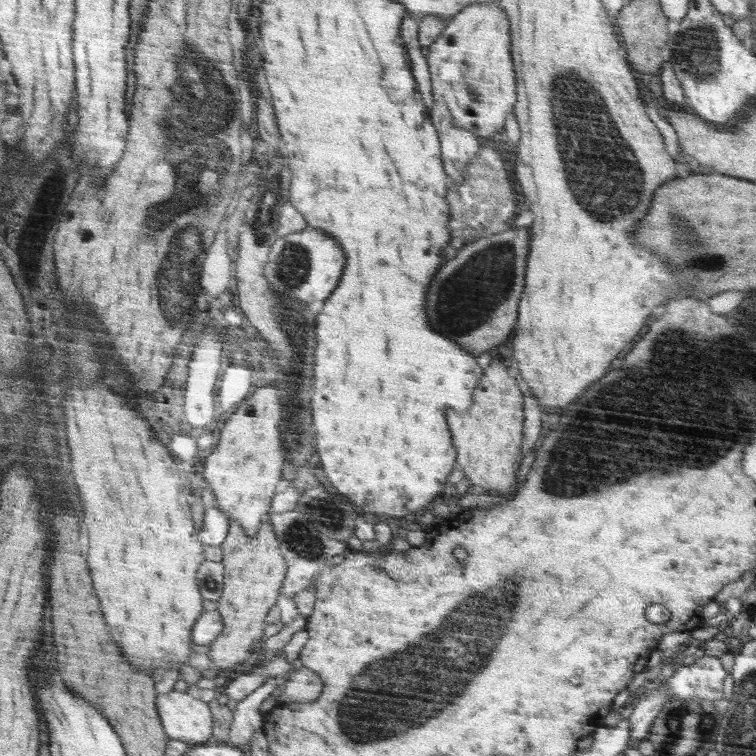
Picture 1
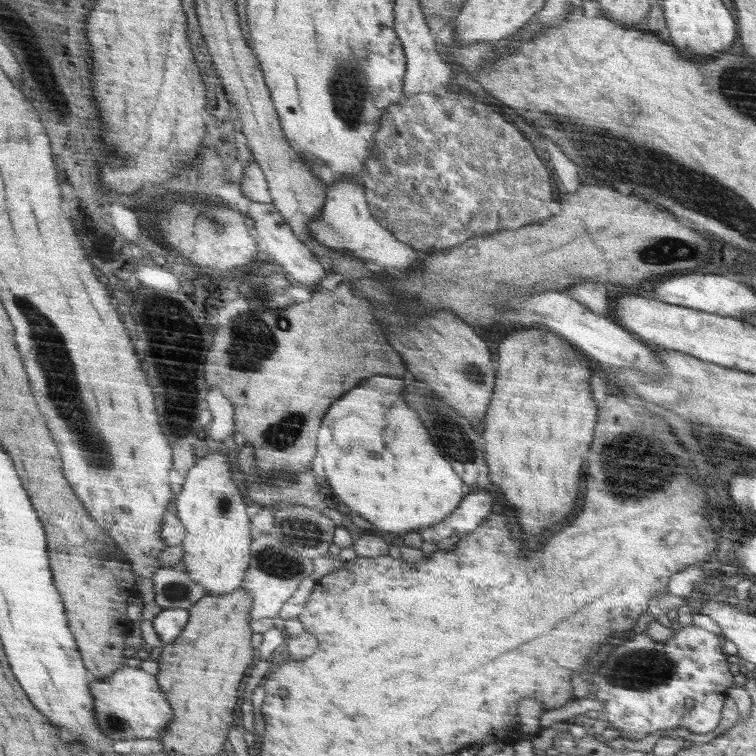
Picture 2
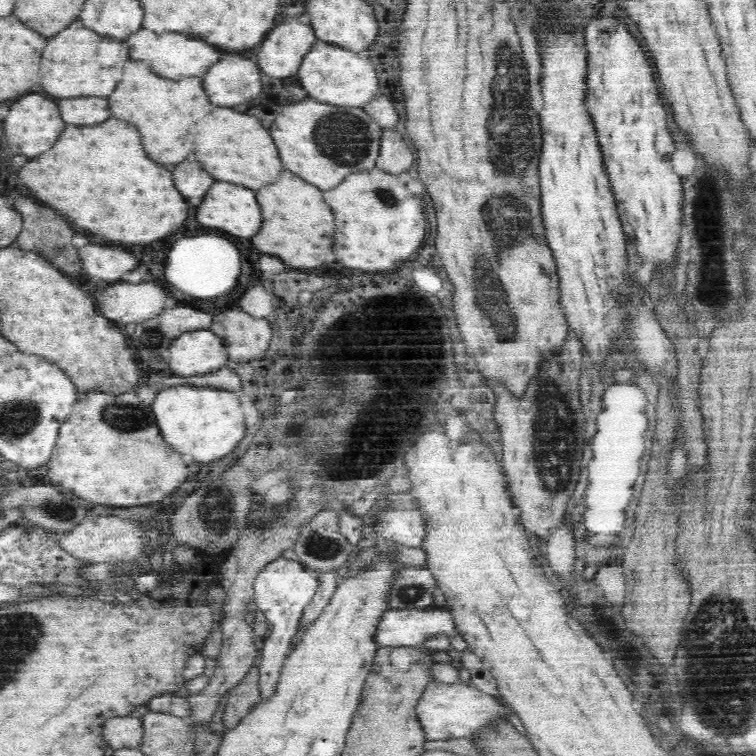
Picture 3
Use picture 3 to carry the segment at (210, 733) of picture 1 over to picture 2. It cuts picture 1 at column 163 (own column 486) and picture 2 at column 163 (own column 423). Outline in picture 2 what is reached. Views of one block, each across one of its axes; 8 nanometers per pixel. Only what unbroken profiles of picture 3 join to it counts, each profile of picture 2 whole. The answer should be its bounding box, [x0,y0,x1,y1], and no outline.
[91,666,174,740]

